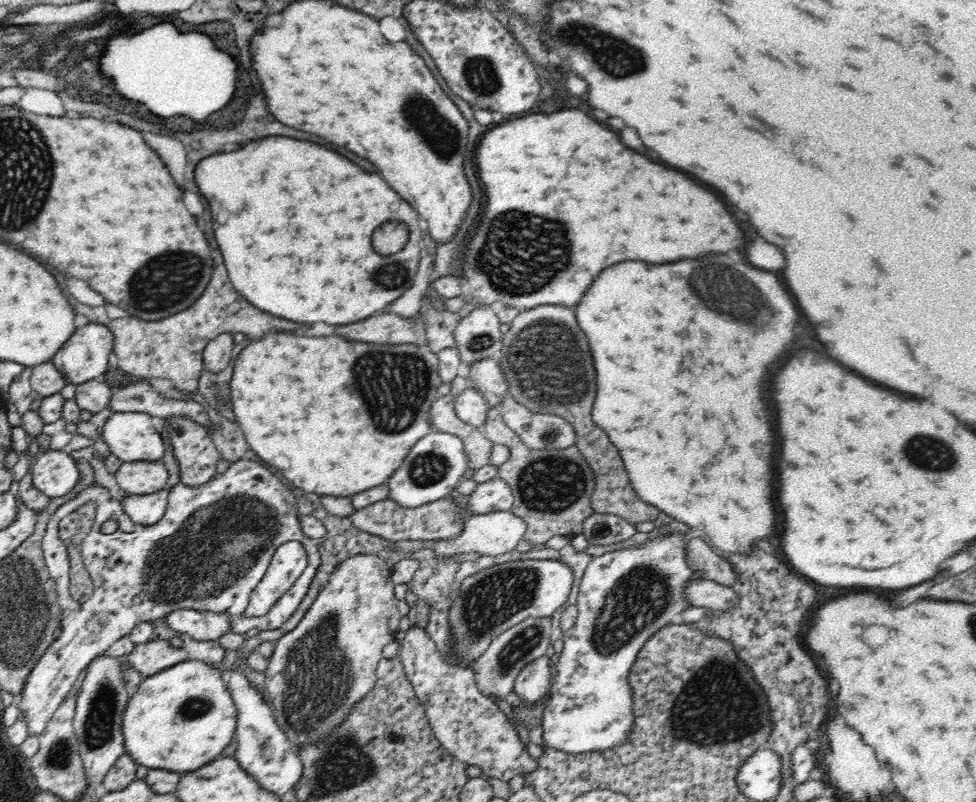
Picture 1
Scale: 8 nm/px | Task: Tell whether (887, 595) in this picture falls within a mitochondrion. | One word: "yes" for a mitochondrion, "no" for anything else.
no

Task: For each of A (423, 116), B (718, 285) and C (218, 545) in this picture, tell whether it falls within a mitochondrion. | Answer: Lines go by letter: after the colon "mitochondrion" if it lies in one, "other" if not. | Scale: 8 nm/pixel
A: mitochondrion
B: mitochondrion
C: mitochondrion

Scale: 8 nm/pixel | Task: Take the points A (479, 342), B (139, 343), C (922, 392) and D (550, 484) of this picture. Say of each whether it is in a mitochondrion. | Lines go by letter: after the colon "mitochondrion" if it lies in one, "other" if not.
A: mitochondrion
B: other
C: other
D: mitochondrion

